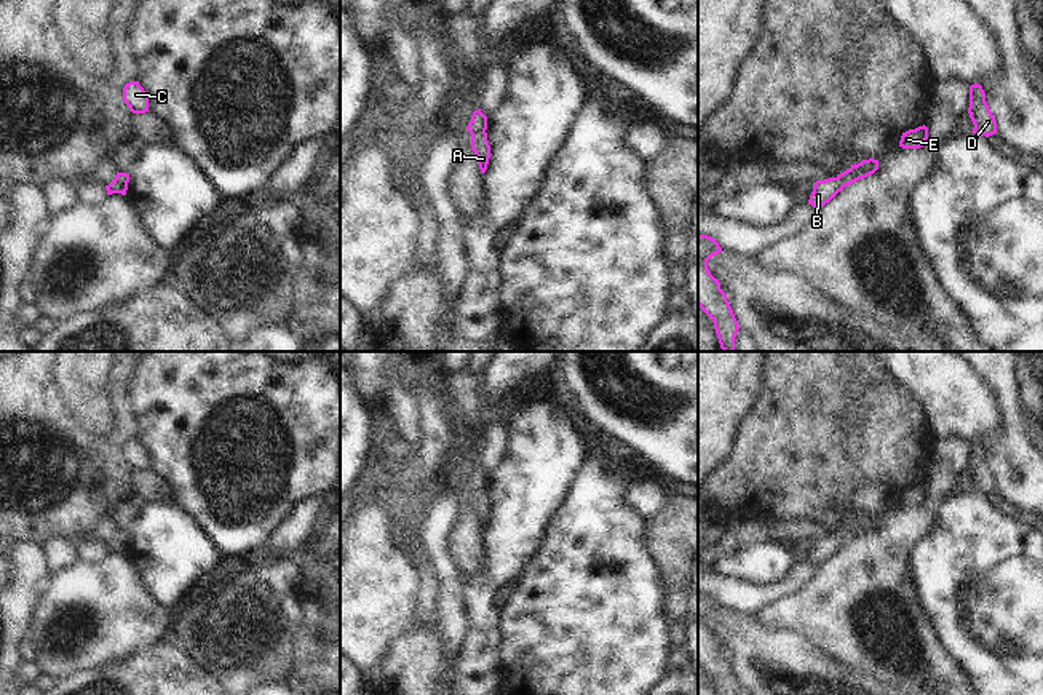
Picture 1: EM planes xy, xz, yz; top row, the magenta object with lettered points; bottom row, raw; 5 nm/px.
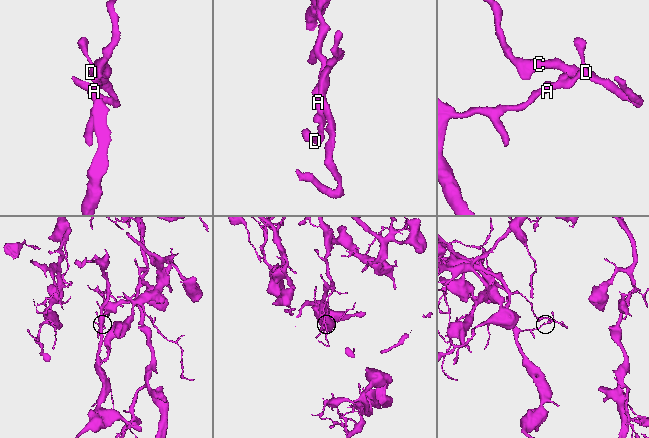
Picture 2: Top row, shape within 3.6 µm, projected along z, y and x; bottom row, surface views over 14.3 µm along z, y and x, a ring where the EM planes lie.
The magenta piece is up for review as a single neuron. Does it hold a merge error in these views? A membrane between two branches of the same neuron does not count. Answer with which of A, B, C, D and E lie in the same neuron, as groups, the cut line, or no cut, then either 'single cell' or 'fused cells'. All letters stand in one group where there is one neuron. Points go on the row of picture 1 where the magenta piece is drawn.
A B C D E; no cut; single cell

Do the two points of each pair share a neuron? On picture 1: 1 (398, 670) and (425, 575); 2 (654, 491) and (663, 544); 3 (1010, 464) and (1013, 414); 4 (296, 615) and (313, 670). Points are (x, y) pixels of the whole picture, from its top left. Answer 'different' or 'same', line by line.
1: different
2: different
3: same
4: different

